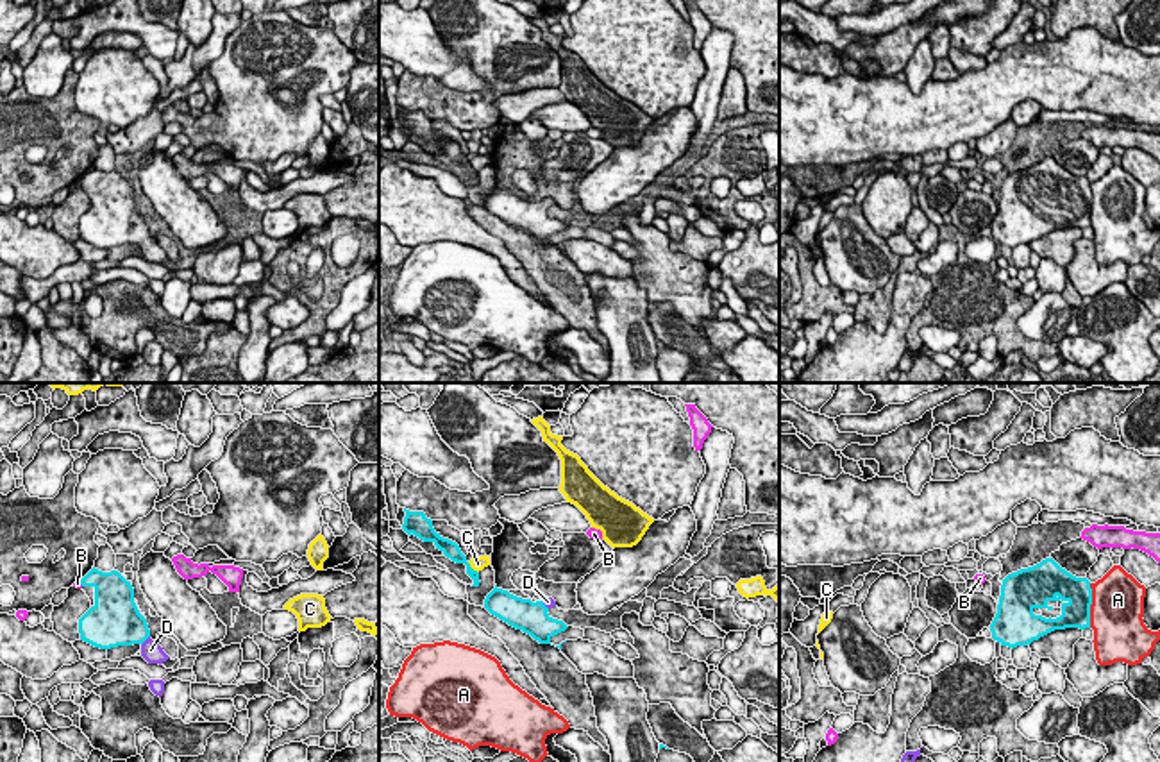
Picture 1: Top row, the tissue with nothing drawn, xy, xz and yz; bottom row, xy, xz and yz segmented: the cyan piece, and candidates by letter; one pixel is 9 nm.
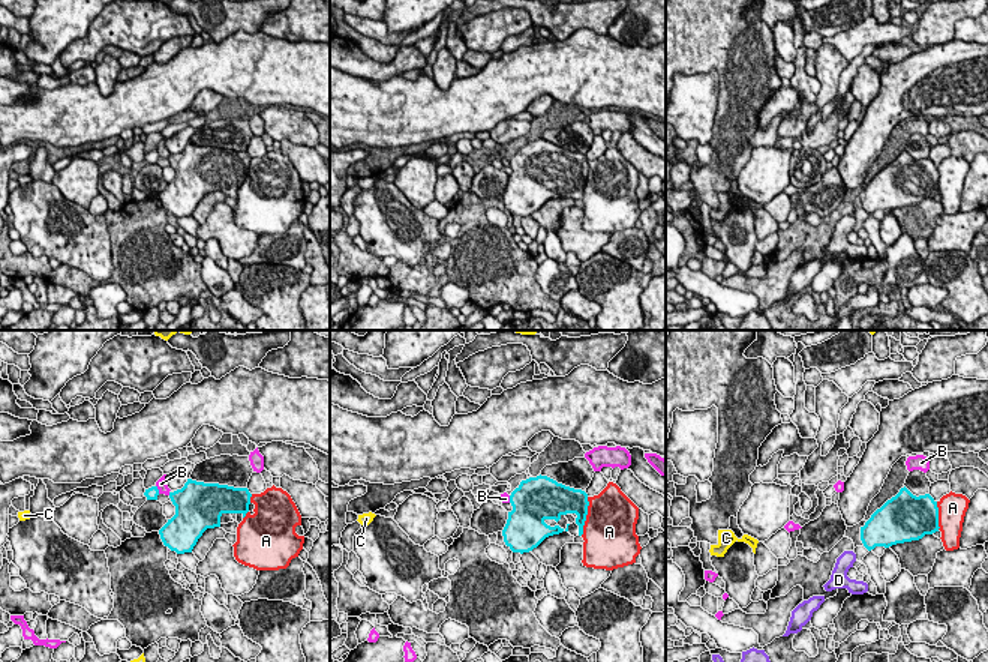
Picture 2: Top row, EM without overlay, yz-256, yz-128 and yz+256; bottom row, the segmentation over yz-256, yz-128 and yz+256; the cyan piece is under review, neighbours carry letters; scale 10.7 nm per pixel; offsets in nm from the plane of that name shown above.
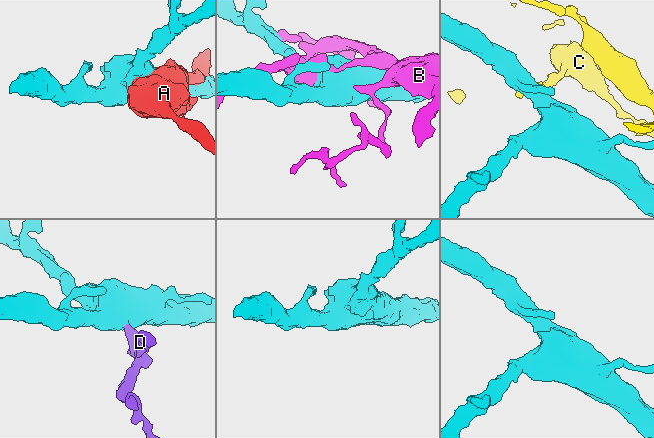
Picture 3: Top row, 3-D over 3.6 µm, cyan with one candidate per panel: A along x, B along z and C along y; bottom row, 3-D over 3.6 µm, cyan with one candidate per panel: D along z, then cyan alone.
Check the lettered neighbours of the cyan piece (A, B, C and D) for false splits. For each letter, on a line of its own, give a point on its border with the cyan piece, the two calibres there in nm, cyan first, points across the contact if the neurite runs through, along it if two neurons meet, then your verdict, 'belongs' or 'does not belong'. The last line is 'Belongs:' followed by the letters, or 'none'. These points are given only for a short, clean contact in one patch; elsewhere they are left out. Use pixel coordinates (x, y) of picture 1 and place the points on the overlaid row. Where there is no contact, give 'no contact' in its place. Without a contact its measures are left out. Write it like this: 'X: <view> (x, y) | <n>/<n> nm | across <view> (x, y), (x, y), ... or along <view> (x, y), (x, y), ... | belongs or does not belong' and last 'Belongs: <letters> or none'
A: yz (1091, 603) | 260/480 nm | does not belong
B: xy (81, 584) | 260/60 nm | does not belong
C: xz (470, 567) | 160/130 nm | does not belong
D: xy (145, 639) | 380/180 nm | across xy (122, 625), (145, 639), (151, 650) | belongs
Belongs: D

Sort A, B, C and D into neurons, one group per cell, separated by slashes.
A / B / C / D

